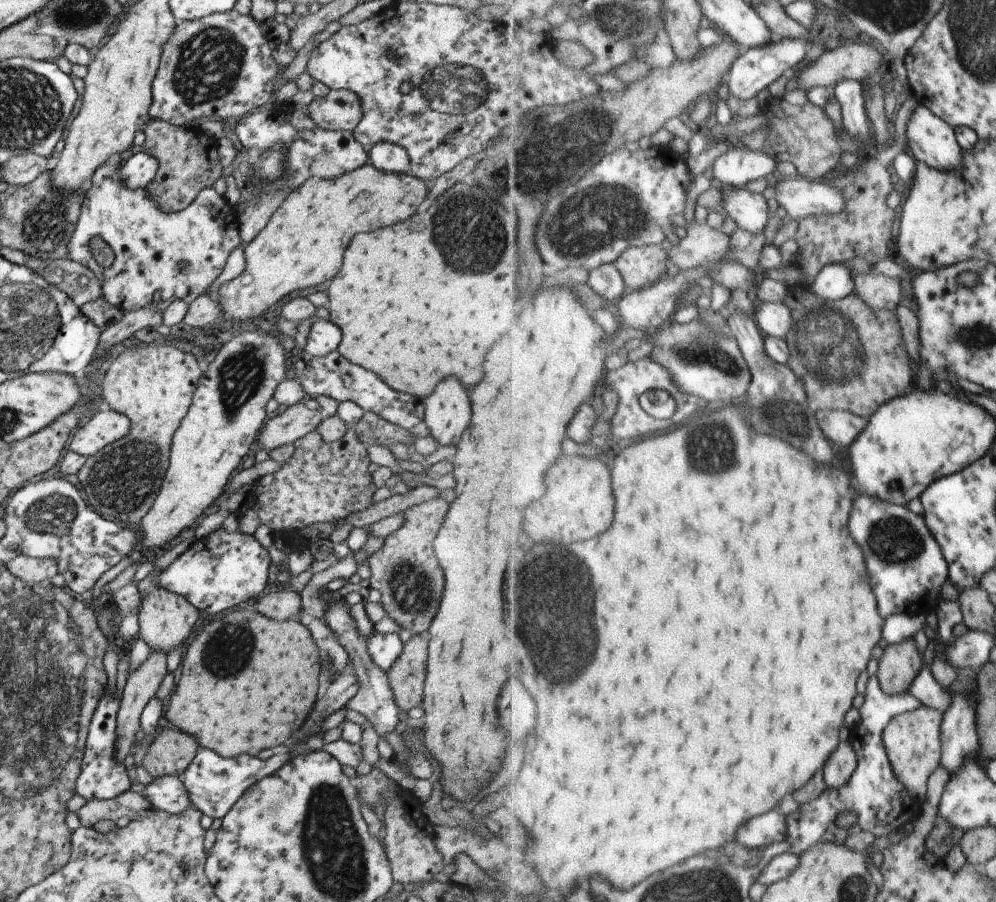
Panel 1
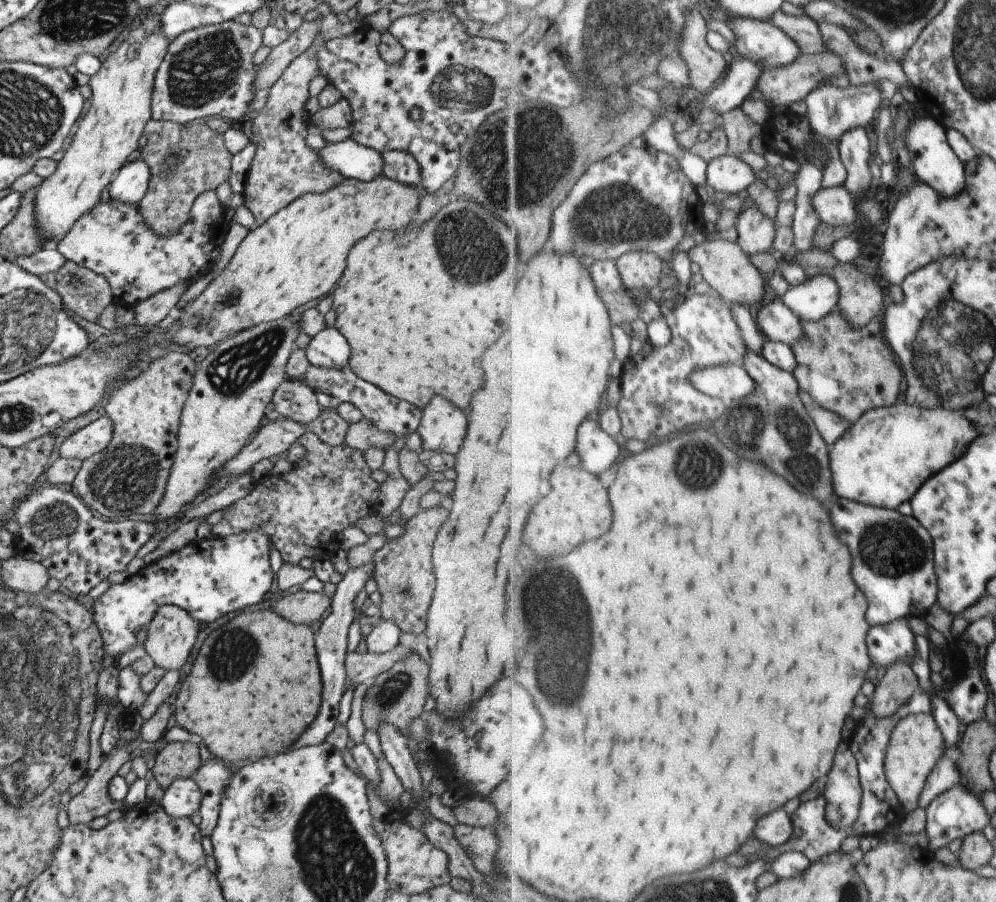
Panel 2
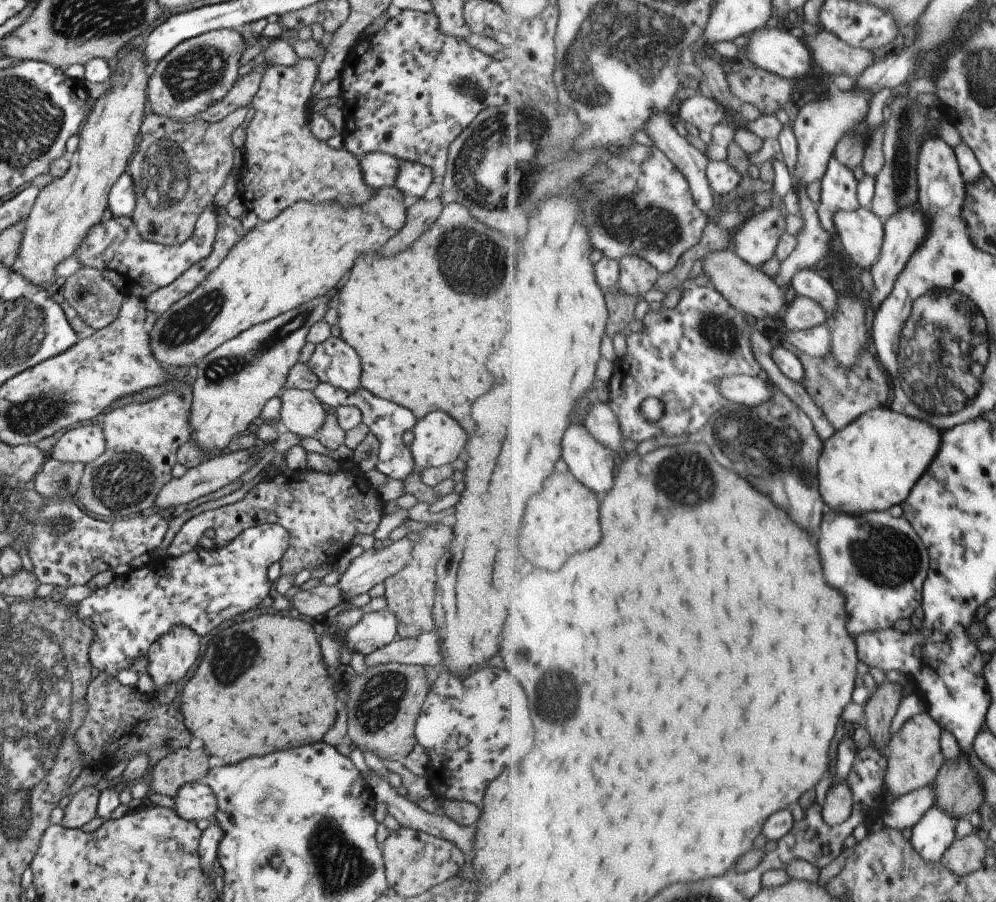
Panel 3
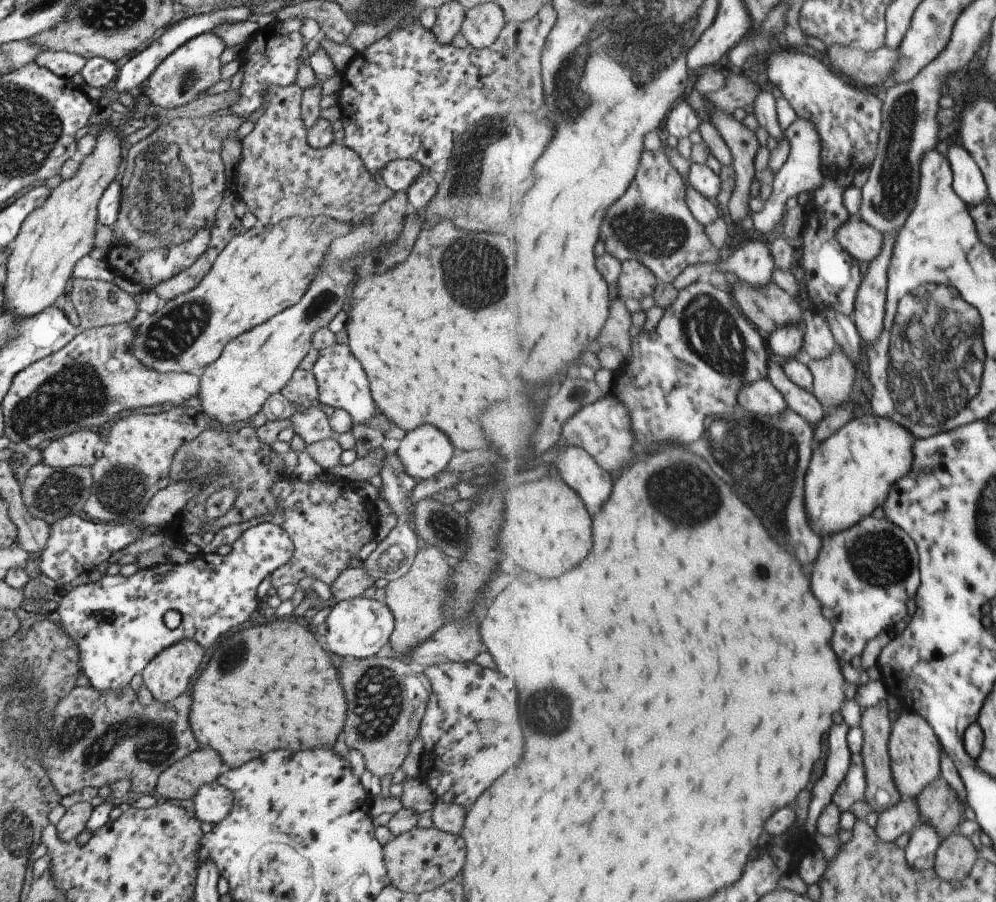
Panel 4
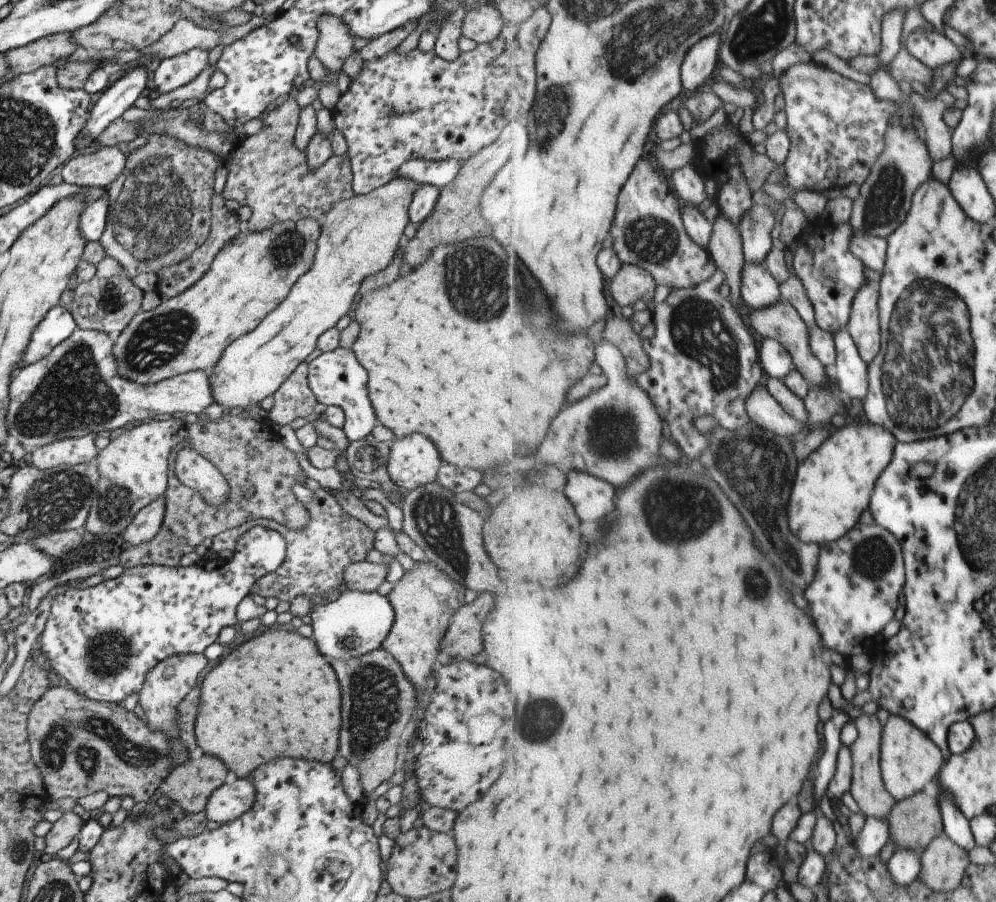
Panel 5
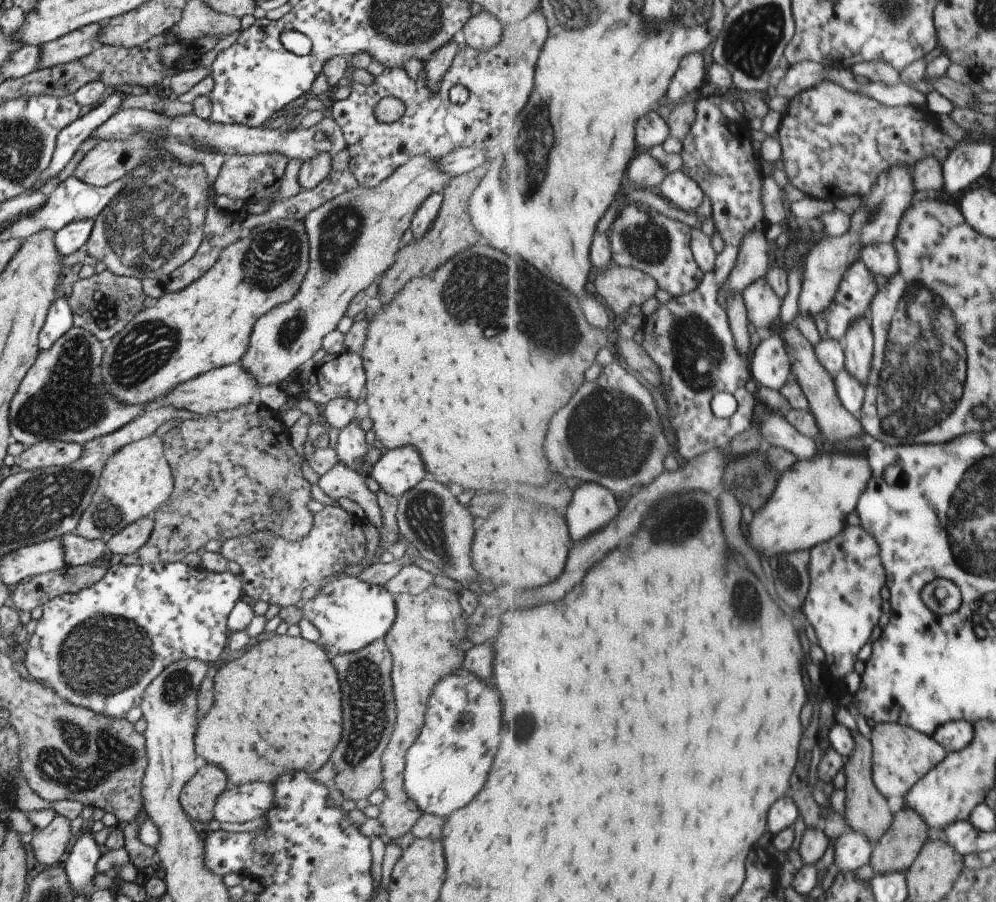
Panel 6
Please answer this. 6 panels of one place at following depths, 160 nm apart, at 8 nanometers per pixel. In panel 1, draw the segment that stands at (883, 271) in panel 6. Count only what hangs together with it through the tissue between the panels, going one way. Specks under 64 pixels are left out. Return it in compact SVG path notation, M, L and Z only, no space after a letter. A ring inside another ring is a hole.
M786 177L775 189L779 207L784 207L791 220L799 222L811 216L835 216L847 206L843 190L829 182Z

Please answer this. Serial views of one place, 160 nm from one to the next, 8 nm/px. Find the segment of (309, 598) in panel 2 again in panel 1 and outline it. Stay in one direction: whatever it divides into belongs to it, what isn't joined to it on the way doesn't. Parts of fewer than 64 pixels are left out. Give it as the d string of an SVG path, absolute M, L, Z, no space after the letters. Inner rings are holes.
M289 589L261 594L251 609L275 621L297 619L301 616L300 596Z

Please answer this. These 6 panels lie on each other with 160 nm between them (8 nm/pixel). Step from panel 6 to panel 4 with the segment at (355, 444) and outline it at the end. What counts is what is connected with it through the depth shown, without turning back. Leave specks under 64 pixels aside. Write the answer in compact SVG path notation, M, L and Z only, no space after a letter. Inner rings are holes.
M333 343L320 350L310 372L316 382L319 402L335 409L345 409L352 418L352 426L366 424L366 420L375 412L376 406L370 397L368 380L362 366L346 344Z

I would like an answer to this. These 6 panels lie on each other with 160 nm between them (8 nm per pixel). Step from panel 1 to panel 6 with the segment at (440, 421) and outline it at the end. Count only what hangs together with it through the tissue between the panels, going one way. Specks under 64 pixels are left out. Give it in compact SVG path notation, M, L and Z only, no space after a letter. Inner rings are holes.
M405 445L383 450L369 476L380 489L394 497L413 488L425 476L425 467L417 449Z

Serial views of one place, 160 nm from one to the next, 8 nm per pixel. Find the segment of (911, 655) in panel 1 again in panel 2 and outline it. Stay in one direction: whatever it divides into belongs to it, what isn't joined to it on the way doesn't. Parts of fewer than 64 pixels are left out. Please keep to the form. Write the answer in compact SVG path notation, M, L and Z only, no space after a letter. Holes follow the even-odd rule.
M895 662L886 668L886 674L875 685L873 700L870 704L877 718L889 718L897 715L903 704L918 692L920 681L917 673L907 662Z

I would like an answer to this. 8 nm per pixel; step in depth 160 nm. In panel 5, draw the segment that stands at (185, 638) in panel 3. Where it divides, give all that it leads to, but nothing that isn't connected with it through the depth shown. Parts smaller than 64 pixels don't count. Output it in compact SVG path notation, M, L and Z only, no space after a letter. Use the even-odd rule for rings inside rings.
M179 653L168 656L160 660L152 666L144 676L142 687L138 694L139 706L145 713L145 720L154 731L161 731L166 734L170 742L170 759L172 760L172 768L175 765L181 764L185 759L188 759L186 750L178 743L178 725L174 721L174 710L179 701L189 692L195 684L197 678L201 676L203 668L207 664L207 659L202 653Z

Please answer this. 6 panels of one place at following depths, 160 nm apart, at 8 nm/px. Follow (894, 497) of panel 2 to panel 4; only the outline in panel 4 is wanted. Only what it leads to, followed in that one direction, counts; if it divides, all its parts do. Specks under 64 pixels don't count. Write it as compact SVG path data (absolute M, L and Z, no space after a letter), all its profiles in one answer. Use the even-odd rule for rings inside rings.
M875 413L855 417L841 431L817 444L807 473L807 510L813 528L823 536L832 535L859 524L877 508L884 506L893 484L912 471L916 436L902 424Z

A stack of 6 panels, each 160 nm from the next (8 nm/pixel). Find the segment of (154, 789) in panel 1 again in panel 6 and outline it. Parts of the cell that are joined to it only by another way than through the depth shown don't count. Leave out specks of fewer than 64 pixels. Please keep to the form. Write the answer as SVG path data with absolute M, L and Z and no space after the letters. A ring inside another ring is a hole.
M261 781L225 788L215 799L212 818L217 822L243 824L263 816L270 807L272 786Z

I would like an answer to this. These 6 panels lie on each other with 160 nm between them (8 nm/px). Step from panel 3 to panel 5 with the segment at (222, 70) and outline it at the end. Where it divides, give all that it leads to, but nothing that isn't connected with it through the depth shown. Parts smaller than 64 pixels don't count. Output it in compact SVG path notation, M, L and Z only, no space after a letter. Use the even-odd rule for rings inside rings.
M195 47L161 59L151 78L153 94L165 94L190 83L208 65L209 53L207 49Z

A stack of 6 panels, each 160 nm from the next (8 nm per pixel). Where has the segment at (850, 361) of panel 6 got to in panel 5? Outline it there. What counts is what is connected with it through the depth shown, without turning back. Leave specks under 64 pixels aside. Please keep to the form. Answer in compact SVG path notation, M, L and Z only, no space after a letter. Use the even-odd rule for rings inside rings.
M867 279L862 288L858 290L847 326L859 347L861 356L868 364L883 348L879 283Z

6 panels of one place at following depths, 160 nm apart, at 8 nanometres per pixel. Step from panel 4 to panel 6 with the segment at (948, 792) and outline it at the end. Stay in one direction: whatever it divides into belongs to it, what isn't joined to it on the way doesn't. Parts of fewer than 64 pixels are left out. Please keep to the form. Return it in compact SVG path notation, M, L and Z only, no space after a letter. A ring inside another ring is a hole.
M903 807L894 815L894 823L889 831L875 844L871 866L875 875L891 871L907 872L918 859L919 853L929 841L930 826L927 821L911 807Z

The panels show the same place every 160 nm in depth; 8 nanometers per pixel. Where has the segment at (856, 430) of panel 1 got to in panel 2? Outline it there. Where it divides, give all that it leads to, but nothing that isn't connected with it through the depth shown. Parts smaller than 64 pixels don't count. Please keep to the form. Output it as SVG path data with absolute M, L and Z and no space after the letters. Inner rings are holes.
M800 391L799 396L801 396L809 415L813 418L817 430L821 432L823 440L831 448L851 428L852 423L833 411L823 409L807 392Z

